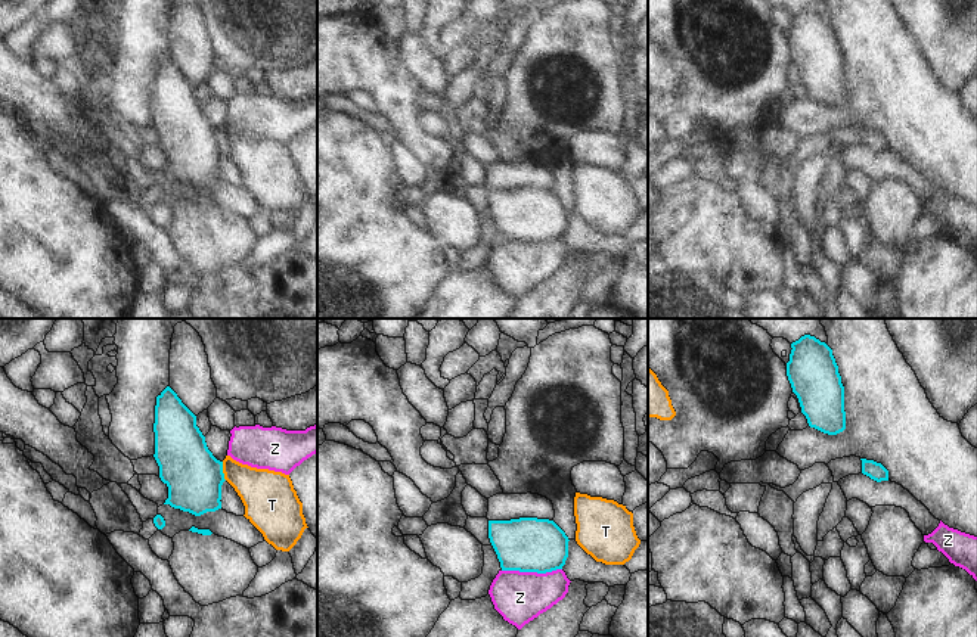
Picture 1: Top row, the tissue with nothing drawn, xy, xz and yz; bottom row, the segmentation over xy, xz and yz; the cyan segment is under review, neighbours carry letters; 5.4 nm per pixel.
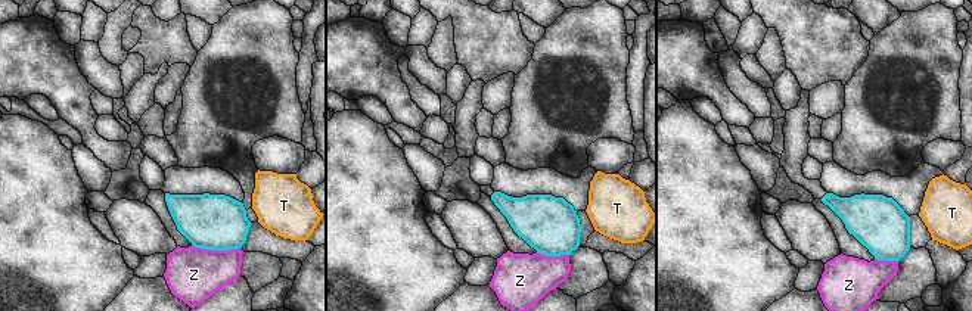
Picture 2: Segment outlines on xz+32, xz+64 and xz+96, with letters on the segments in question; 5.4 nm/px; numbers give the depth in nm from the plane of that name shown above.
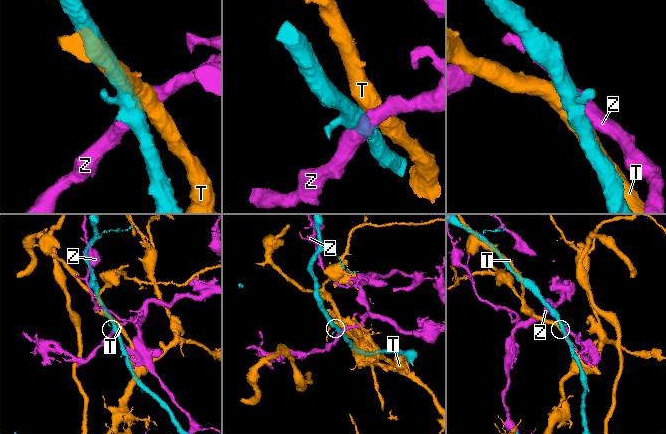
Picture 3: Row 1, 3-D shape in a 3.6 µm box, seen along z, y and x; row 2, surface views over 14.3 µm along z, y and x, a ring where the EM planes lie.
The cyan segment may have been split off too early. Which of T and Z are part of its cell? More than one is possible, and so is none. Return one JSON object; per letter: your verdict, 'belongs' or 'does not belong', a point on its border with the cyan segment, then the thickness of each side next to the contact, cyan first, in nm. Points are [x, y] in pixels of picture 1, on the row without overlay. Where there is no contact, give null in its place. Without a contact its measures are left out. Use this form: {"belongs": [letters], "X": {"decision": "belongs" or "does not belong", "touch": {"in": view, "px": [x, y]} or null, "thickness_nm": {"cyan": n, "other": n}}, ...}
{"belongs": [], "T": {"decision": "does not belong", "touch": {"in": "xy", "px": [222, 140]}, "thickness_nm": {"cyan": 300, "other": 240}}, "Z": {"decision": "does not belong", "touch": {"in": "xz", "px": [532, 241]}, "thickness_nm": {"cyan": 300, "other": 280}}}

